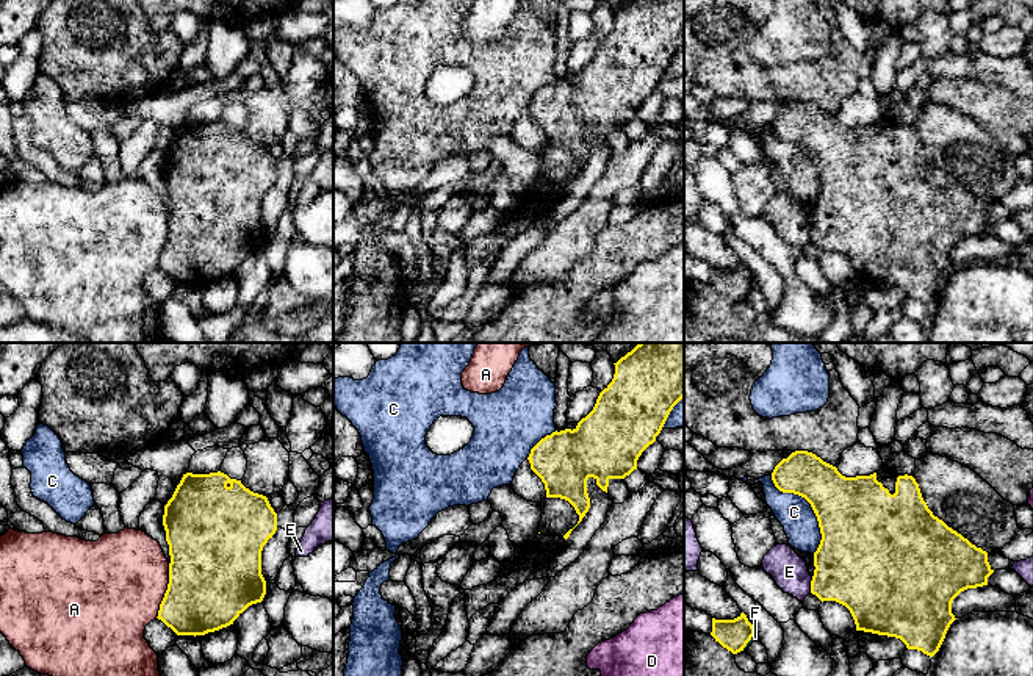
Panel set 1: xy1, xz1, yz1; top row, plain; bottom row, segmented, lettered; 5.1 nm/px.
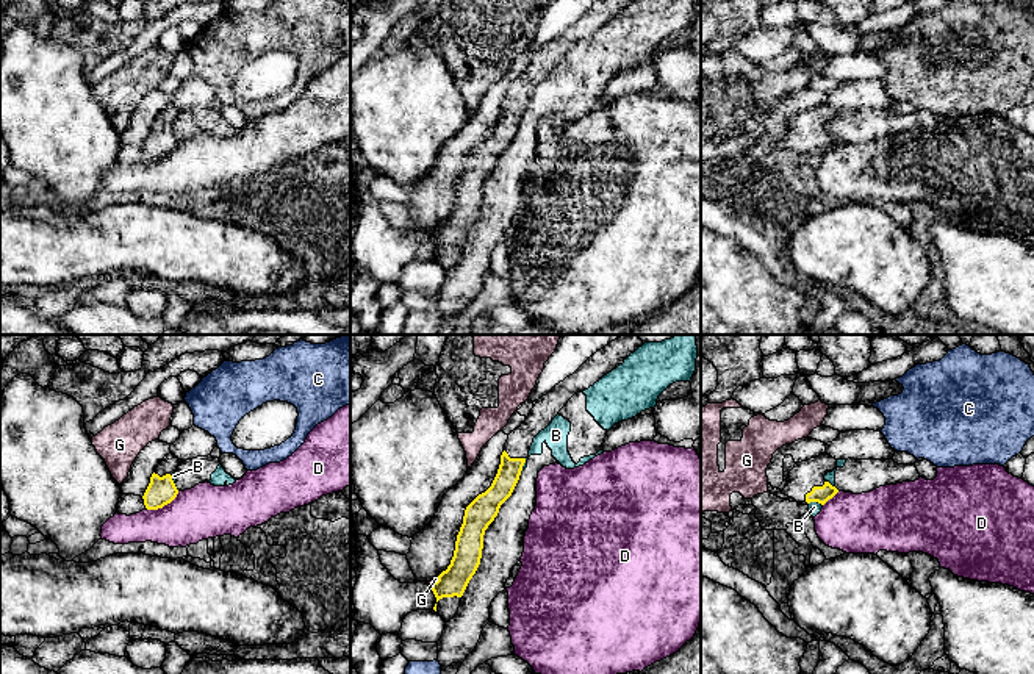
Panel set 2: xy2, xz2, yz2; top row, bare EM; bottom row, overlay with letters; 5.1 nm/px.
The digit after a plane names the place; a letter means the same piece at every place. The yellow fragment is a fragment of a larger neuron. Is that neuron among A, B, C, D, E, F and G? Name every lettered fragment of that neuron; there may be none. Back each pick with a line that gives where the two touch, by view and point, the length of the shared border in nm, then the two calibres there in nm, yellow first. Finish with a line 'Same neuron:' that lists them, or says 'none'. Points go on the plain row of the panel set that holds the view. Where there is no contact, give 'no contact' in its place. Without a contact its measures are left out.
Same neuron: none

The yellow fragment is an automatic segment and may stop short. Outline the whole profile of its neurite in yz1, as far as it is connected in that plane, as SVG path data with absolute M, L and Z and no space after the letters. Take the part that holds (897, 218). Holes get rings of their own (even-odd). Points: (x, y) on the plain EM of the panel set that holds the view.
M795 100L775 116L772 130L779 141L798 144L811 153L822 183L814 202L811 243L822 252L845 255L856 280L900 288L908 299L933 307L956 269L952 263L953 249L967 238L988 235L988 227L994 222L986 200L933 164L912 125L898 125L884 114L870 125L845 127L815 103Z

